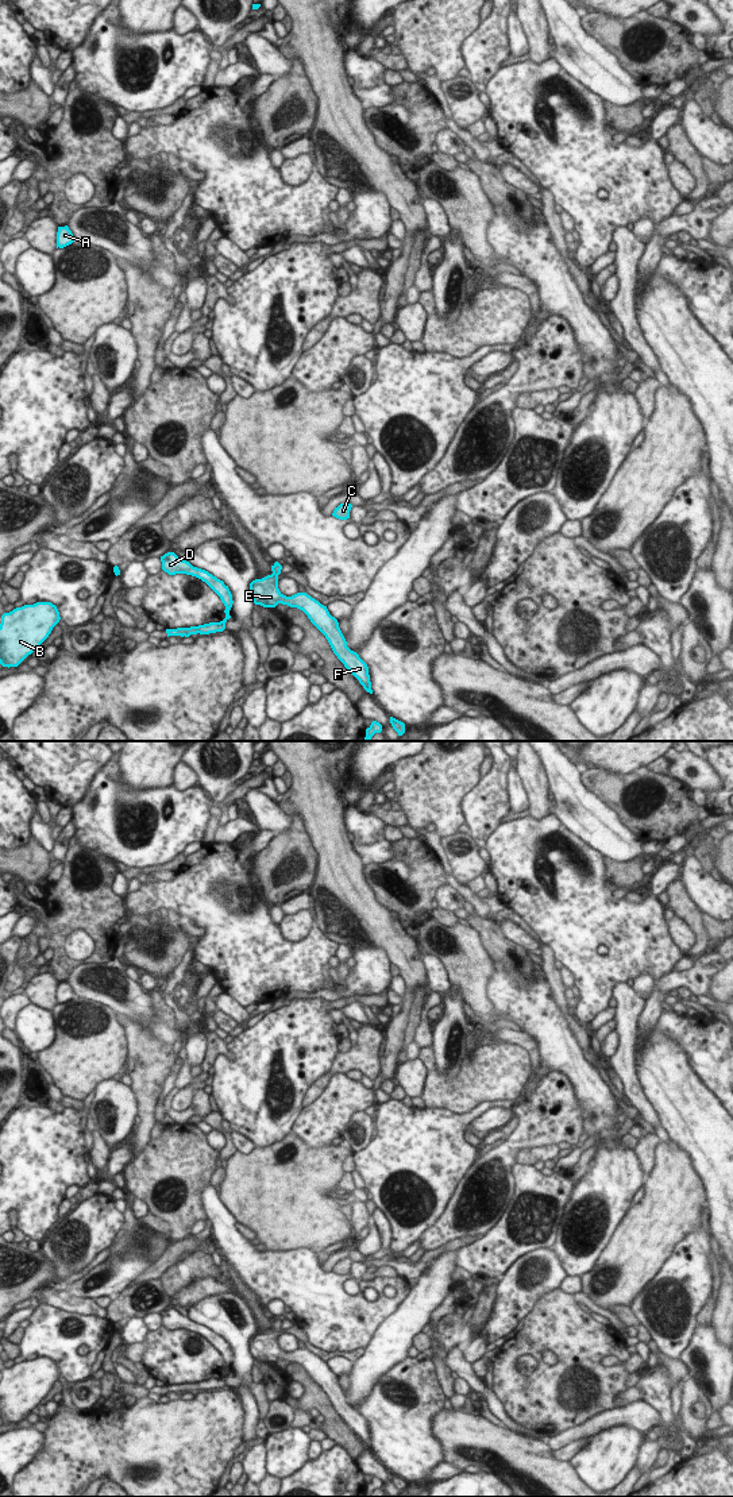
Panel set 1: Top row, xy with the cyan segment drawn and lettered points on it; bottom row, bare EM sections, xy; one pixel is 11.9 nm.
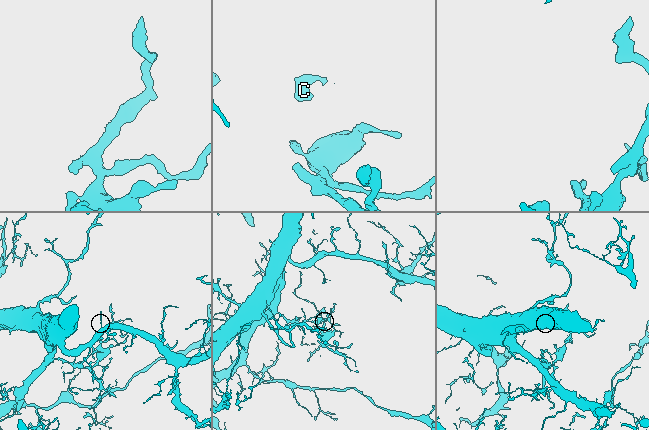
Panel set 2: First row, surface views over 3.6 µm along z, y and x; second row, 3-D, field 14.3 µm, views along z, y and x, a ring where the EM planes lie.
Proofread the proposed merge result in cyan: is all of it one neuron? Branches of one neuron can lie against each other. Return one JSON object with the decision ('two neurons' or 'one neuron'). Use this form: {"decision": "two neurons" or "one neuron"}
{"decision": "two neurons"}

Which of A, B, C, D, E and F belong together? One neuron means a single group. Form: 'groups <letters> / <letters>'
groups A B D E F / C

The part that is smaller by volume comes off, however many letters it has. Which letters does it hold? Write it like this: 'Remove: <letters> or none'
Remove: C

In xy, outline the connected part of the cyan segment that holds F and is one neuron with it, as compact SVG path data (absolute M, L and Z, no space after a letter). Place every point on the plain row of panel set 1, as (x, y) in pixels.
M267 1331L250 1339L250 1353L255 1361L275 1363L278 1359L302 1366L310 1378L325 1392L333 1409L354 1431L363 1444L373 1450L367 1420L359 1411L347 1403L347 1397L339 1384L339 1378L332 1373L327 1362L308 1351L297 1349L292 1353L283 1351L278 1344L278 1332Z

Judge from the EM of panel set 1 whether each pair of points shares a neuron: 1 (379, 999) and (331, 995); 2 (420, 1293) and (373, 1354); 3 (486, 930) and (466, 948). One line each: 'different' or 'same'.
1: different
2: same
3: different

